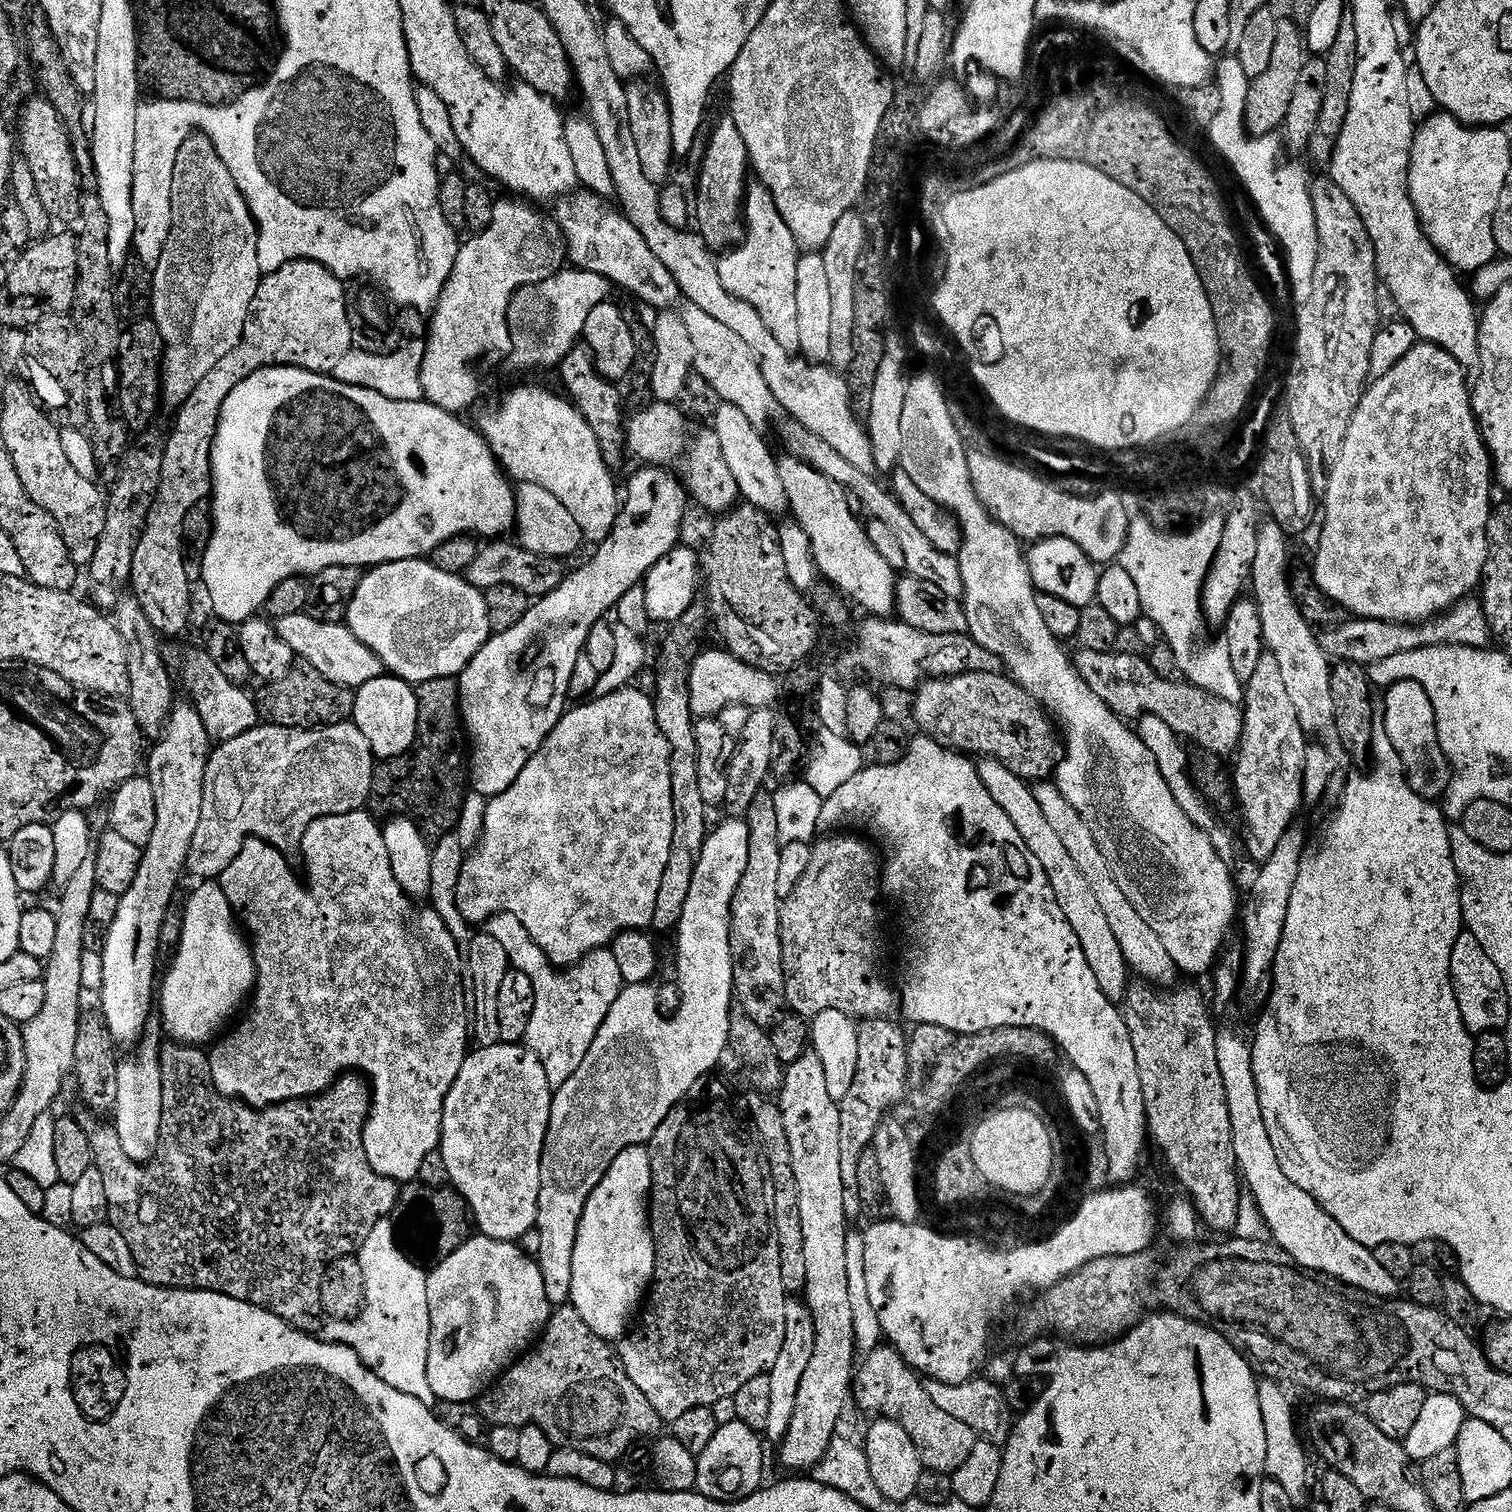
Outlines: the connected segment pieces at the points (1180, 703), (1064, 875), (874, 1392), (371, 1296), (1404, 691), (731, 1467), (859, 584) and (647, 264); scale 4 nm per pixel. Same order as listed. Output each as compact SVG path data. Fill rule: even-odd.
M1080 648L1074 656L1074 663L1078 674L1110 706L1110 710L1115 716L1123 718L1128 722L1135 722L1142 716L1157 716L1174 730L1176 735L1185 741L1193 740L1200 748L1205 748L1205 753L1211 754L1216 758L1225 758L1237 751L1241 740L1244 738L1244 710L1243 707L1234 702L1227 701L1225 698L1218 698L1213 693L1200 689L1198 686L1189 684L1180 678L1169 678L1154 674L1154 670L1148 665L1147 659L1143 655L1131 656L1130 654L1120 654L1113 650L1099 652L1089 648Z
M991 758L979 761L980 777L982 786L990 790L990 798L1006 810L1006 818L1014 822L1014 830L1022 834L1022 842L1030 846L1030 854L1042 862L1042 870L1046 870L1046 878L1050 878L1050 886L1054 890L1054 898L1058 898L1058 906L1062 914L1070 922L1074 934L1078 934L1078 942L1082 942L1082 950L1086 954L1086 962L1090 962L1090 970L1094 970L1094 978L1098 978L1098 986L1106 998L1113 1002L1123 1001L1124 995L1130 987L1130 969L1126 958L1122 954L1122 946L1118 938L1114 938L1108 919L1105 917L1091 887L1086 882L1077 864L1066 851L1066 846L1058 838L1057 832L1050 826L1046 814L1042 814L1042 806L1038 806L1038 798L1035 791L1030 787L1029 781L1018 778L1014 770L1006 770L1002 762Z
M881 1346L863 1357L862 1363L854 1373L854 1404L857 1404L862 1411L869 1412L869 1417L898 1422L898 1426L902 1426L902 1430L906 1430L906 1434L910 1434L914 1446L920 1452L923 1467L930 1472L949 1474L956 1472L958 1466L962 1466L962 1462L966 1462L966 1458L970 1458L978 1439L974 1430L970 1430L970 1426L966 1426L966 1422L958 1422L954 1418L950 1418L950 1414L945 1414L932 1401L930 1394L926 1394L924 1389L924 1380L891 1346Z
M391 1219L378 1222L378 1226L370 1230L370 1238L366 1238L366 1242L360 1247L358 1257L365 1275L364 1311L356 1320L329 1319L322 1328L323 1339L353 1348L365 1366L378 1374L378 1378L382 1378L386 1386L394 1386L394 1390L402 1390L402 1394L410 1394L423 1404L435 1405L437 1398L434 1390L430 1390L430 1378L426 1374L430 1354L430 1302L426 1298L428 1278L425 1269L409 1260L398 1247L396 1230Z
M1403 680L1390 685L1383 693L1382 719L1384 729L1404 763L1404 774L1408 785L1423 800L1439 801L1452 781L1452 768L1448 765L1446 754L1438 742L1438 730L1434 718L1434 706L1426 698L1426 690L1418 682Z
M738 1419L729 1424L719 1425L714 1439L707 1444L706 1450L702 1450L697 1455L698 1482L695 1491L723 1504L745 1500L760 1491L765 1483L763 1443L765 1444L765 1441L761 1433L755 1432L753 1428Z
M791 454L781 455L778 460L778 474L782 478L782 486L786 486L788 506L795 523L810 538L812 559L816 562L817 573L829 580L833 589L839 590L853 605L865 608L869 617L891 617L898 608L898 572L892 568L885 558L871 544L867 530L861 517L850 512L849 503L846 502L846 490L840 484L835 484L826 474L818 474L808 464L801 462Z
M577 190L569 195L559 197L555 201L554 219L562 230L564 242L568 245L567 259L572 260L582 272L593 272L604 276L613 285L633 292L644 304L655 310L668 310L675 300L681 299L680 287L662 266L658 254L646 246L646 238L615 207L607 208L605 197L596 196L587 190Z

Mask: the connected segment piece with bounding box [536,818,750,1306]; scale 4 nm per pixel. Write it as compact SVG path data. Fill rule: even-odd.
M724 818L720 825L713 827L708 833L706 842L702 846L702 858L698 858L698 866L694 870L694 882L690 882L690 895L686 897L686 906L682 910L676 936L676 976L675 983L679 984L682 990L682 1006L672 1017L660 1011L657 994L659 989L653 983L625 985L618 998L615 999L614 1006L610 1006L610 1014L606 1014L606 1022L598 1030L594 1042L590 1046L590 1054L586 1054L586 1062L578 1066L572 1080L567 1080L563 1086L555 1089L552 1097L552 1113L550 1114L550 1126L546 1134L546 1146L542 1154L542 1190L538 1194L538 1218L536 1219L536 1229L542 1234L542 1250L538 1257L538 1263L542 1270L542 1278L546 1282L546 1298L554 1306L564 1306L572 1299L572 1283L574 1282L574 1246L578 1242L578 1226L582 1214L586 1210L586 1202L590 1194L606 1178L606 1170L622 1154L622 1150L627 1148L639 1148L647 1145L652 1135L662 1126L664 1119L670 1114L670 1110L675 1104L684 1099L684 1095L691 1090L699 1080L705 1079L708 1072L723 1056L728 1052L728 1035L730 1034L730 1018L734 1011L734 966L730 958L730 918L732 917L732 903L734 902L734 890L738 890L738 882L742 882L742 874L746 871L746 858L750 858L750 830L747 823L740 818Z

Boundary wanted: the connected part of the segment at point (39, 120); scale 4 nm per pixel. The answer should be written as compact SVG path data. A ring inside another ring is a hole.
M39 98L40 100L29 99L23 105L24 113L20 116L20 136L18 132L18 144L24 147L23 155L26 157L34 174L34 182L37 183L37 193L48 213L53 217L68 216L79 213L81 208L82 191L80 192L80 172L78 167L76 150L73 140L69 136L68 128L64 121L60 119L58 110L53 106L47 98Z

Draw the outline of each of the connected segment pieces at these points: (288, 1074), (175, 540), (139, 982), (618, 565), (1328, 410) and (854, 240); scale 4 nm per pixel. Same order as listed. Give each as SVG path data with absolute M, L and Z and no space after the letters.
M368 810L315 820L306 830L299 851L304 852L304 884L299 874L288 865L289 857L285 853L279 852L273 844L255 838L245 840L234 862L230 862L218 878L221 890L250 937L252 957L256 963L256 987L247 1009L248 1020L242 1021L216 1049L211 1049L208 1061L212 1081L224 1096L231 1096L251 1108L269 1108L271 1104L285 1104L288 1100L302 1100L324 1092L344 1075L347 1066L367 1077L372 1085L372 1112L364 1127L364 1145L370 1166L391 1180L415 1181L426 1154L439 1149L446 1096L450 1094L450 1086L454 1086L454 1078L458 1078L458 1070L462 1070L462 1062L470 1051L470 996L466 991L466 960L462 946L431 906L419 908L416 905L419 903L406 895L402 886L398 886L398 878L394 878L394 870L390 866L390 850L386 850L383 827L379 823L376 825Z
M291 260L277 272L269 272L263 277L258 286L258 294L254 294L254 302L250 306L250 314L246 322L246 330L242 334L242 342L198 382L194 394L179 409L176 425L173 426L173 436L167 437L162 458L162 474L160 475L160 489L156 495L144 532L136 547L132 559L131 591L137 602L146 610L146 618L155 626L161 637L180 636L188 628L188 619L192 616L192 588L193 581L186 578L184 565L184 535L182 526L186 514L190 514L190 506L194 502L209 499L212 491L212 442L216 439L220 411L230 398L234 386L259 368L302 368L311 372L335 373L338 362L346 358L348 352L353 351L352 317L350 315L350 296L344 293L345 281L336 276L326 266L313 260Z
M182 702L177 703L172 709L172 715L168 717L168 723L166 725L166 731L155 741L156 744L146 756L146 775L150 786L154 786L154 810L156 811L156 817L154 818L154 834L150 834L150 842L146 842L142 846L140 854L140 865L138 866L138 874L134 874L134 882L130 882L130 886L126 890L126 894L120 897L120 905L117 908L117 913L114 914L114 920L112 925L107 930L107 936L104 940L104 950L100 953L100 961L102 962L102 970L100 971L100 990L98 993L98 1004L99 1011L103 1012L106 1018L106 1026L110 1030L110 1034L113 1039L116 1040L117 1045L129 1046L135 1045L139 1041L140 1037L144 1034L144 1027L148 1025L151 1013L150 1010L154 1008L154 997L158 992L158 972L156 976L156 955L159 954L160 948L162 948L161 934L163 926L163 919L166 917L167 907L170 906L171 899L178 893L178 889L181 887L180 875L185 875L188 866L188 854L190 852L190 842L194 840L194 833L198 830L198 821L202 818L202 794L204 793L204 783L206 782L206 766L208 765L208 757L210 755L210 739L207 734L206 727L203 726L202 718L199 717L199 712L193 707L191 703Z
M640 466L640 469L633 474L628 480L628 497L625 495L622 500L622 507L616 513L616 521L612 527L612 533L602 541L595 545L596 553L581 566L577 572L569 571L565 575L564 581L561 582L549 596L539 597L529 607L528 612L522 618L522 622L518 622L514 626L510 626L510 630L495 633L482 646L482 650L478 650L478 654L474 654L472 661L464 667L463 672L458 677L460 685L460 714L464 721L464 731L467 739L470 741L470 788L471 791L477 792L482 797L491 798L502 794L506 790L510 790L510 786L514 786L514 782L518 778L518 774L522 774L522 770L526 770L526 762L530 762L530 758L534 758L534 754L542 746L542 742L546 742L548 735L554 730L554 726L558 726L558 722L564 716L566 705L564 703L570 700L568 691L570 690L570 682L574 678L574 670L578 666L578 662L584 656L584 643L588 641L588 635L593 626L599 620L605 619L609 614L608 611L631 590L632 587L639 585L644 577L648 575L648 571L662 558L666 558L666 554L670 554L670 550L674 550L681 543L680 527L684 524L684 511L690 505L690 497L688 489L682 483L681 477L676 476L672 472L667 472L664 466Z
M1324 174L1311 181L1312 189L1312 205L1314 206L1314 218L1316 219L1316 229L1318 230L1318 238L1320 239L1320 253L1316 259L1314 266L1314 282L1310 290L1310 298L1306 298L1299 305L1300 313L1296 316L1296 353L1292 356L1292 369L1288 372L1288 401L1286 407L1290 414L1290 422L1294 422L1294 434L1298 434L1298 442L1304 451L1304 457L1308 463L1308 472L1312 475L1312 495L1317 498L1323 498L1328 489L1328 473L1332 463L1338 458L1338 454L1342 454L1342 442L1346 440L1346 430L1350 430L1350 422L1354 418L1354 410L1358 410L1358 406L1362 402L1364 393L1370 383L1372 371L1370 370L1370 350L1374 346L1374 334L1380 328L1382 317L1380 317L1380 296L1376 293L1376 284L1378 288L1378 273L1376 271L1376 251L1372 245L1372 240L1368 236L1366 226L1362 222L1362 218L1358 214L1358 210L1350 198L1346 198L1346 194L1342 191L1342 186L1338 186L1338 182L1332 180L1331 175Z
M856 214L843 216L830 234L830 242L823 248L822 255L826 262L826 275L830 281L830 299L832 300L832 325L830 326L830 361L831 367L846 370L854 362L854 286L858 258L862 258L864 244L868 240L867 223L856 217Z

